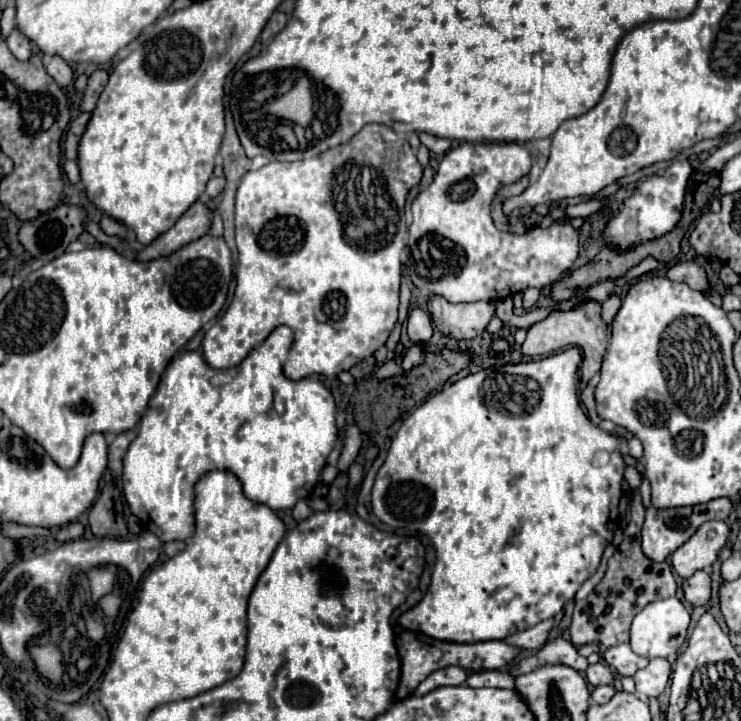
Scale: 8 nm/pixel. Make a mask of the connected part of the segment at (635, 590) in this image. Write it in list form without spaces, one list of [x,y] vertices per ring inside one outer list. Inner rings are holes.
[[[636,493],[632,497],[632,513],[630,513],[630,523],[624,531],[624,541],[608,561],[608,571],[604,579],[596,585],[596,589],[586,599],[576,601],[572,625],[568,629],[570,639],[576,647],[586,643],[598,643],[606,649],[622,641],[628,641],[632,619],[634,615],[638,615],[638,611],[642,611],[642,607],[646,607],[652,601],[668,599],[676,595],[678,585],[670,565],[666,561],[656,563],[642,553],[642,547],[640,547],[642,523],[644,523],[644,505],[640,499],[640,493]]]

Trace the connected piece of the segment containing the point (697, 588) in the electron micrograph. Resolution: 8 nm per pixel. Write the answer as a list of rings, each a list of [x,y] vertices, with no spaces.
[[[696,571],[692,577],[684,579],[684,597],[692,605],[706,605],[710,599],[710,577],[706,571]]]

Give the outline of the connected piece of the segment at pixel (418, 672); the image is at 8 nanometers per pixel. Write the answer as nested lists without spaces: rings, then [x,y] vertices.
[[[402,631],[396,637],[396,647],[400,653],[402,661],[402,675],[400,675],[400,685],[396,689],[396,699],[406,699],[414,693],[418,683],[426,679],[432,671],[444,669],[450,665],[458,665],[466,671],[490,671],[496,667],[506,667],[518,653],[518,647],[510,647],[504,641],[480,641],[480,643],[446,643],[432,639],[422,633],[412,633],[412,631]]]

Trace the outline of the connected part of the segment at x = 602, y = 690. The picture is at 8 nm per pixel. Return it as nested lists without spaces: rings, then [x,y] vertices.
[[[602,685],[602,687],[596,687],[594,689],[594,693],[592,693],[592,701],[594,703],[598,703],[598,705],[604,705],[604,703],[608,703],[610,699],[612,699],[612,695],[614,695],[616,691],[614,691],[614,687],[608,687],[608,685]]]

